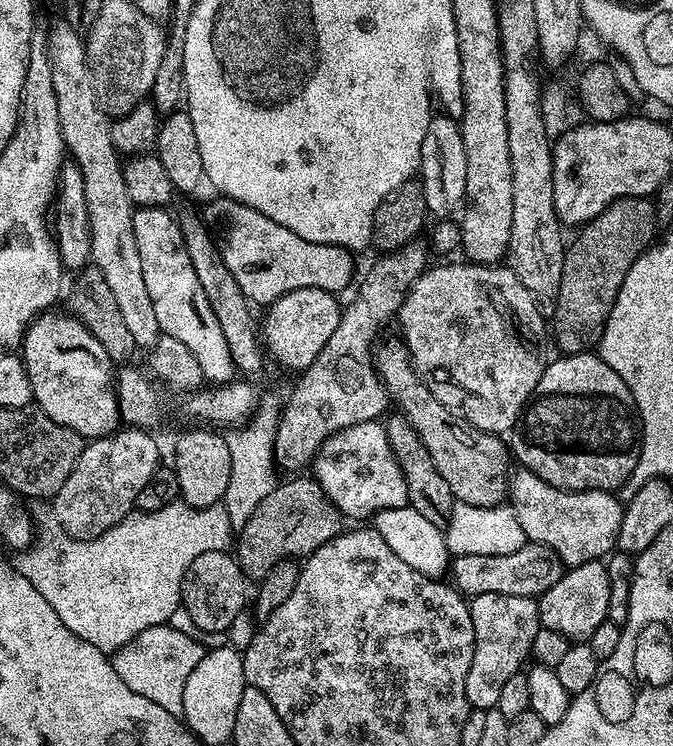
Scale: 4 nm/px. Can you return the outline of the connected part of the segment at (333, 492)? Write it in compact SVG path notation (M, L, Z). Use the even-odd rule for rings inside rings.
M379 419L355 424L352 428L344 428L340 432L335 432L330 438L326 438L324 445L316 452L316 458L310 465L310 472L344 518L368 515L371 517L381 512L383 508L402 508L408 504L404 471L400 469L398 458L394 456L386 430Z

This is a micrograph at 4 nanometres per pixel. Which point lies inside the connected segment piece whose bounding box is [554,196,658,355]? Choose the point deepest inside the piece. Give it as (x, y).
(595, 265)

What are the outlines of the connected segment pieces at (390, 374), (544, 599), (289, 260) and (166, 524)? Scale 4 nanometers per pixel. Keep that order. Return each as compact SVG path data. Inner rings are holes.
M403 339L388 340L377 343L374 348L374 367L380 380L388 392L388 399L398 407L399 415L408 419L410 426L418 430L418 438L426 450L430 450L430 458L434 458L434 466L442 473L442 478L450 485L450 490L461 504L470 506L486 506L495 508L503 505L510 496L510 448L504 444L495 432L487 432L474 426L466 418L454 414L420 379L419 372L412 366L408 350Z
M591 560L585 564L569 567L554 586L538 597L540 605L540 623L558 634L567 636L569 641L584 642L608 619L610 606L610 578L608 565L600 560Z
M217 195L215 199L205 206L204 212L202 211L204 225L216 240L216 249L222 254L222 262L226 262L226 270L234 274L234 282L238 282L242 294L253 305L270 305L280 296L303 288L317 288L340 294L340 291L351 282L352 271L355 270L356 264L352 261L355 260L353 253L347 248L339 248L333 244L306 242L306 238L298 238L294 230L286 230L286 226L278 226L278 222L246 206L241 200L231 200L230 197L221 195Z
M177 502L175 504L167 504L154 510L153 512L143 512L141 510L133 511L114 525L110 530L106 530L100 536L95 536L93 540L74 540L72 537L61 530L60 525L55 519L39 521L38 531L35 533L34 539L28 548L17 551L15 553L14 566L19 572L29 580L30 583L38 590L38 594L42 594L42 598L46 598L46 602L50 602L50 606L54 606L54 614L58 614L58 618L62 618L62 622L70 630L74 630L74 634L78 634L78 638L82 638L86 642L90 642L94 646L98 646L98 650L109 654L117 652L126 642L130 642L142 630L150 626L169 623L173 618L172 615L177 611L181 611L180 587L182 586L182 578L186 574L186 570L190 566L190 562L194 562L194 558L198 558L198 554L206 554L207 552L228 552L234 544L234 529L224 509L223 503L210 505L208 508L196 508L185 502Z

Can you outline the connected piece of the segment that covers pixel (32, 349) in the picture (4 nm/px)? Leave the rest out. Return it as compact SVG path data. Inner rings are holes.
M56 311L41 312L24 334L22 359L30 374L32 399L37 408L54 418L54 422L70 426L70 430L79 436L111 436L121 423L116 402L114 361L81 320L67 311Z

